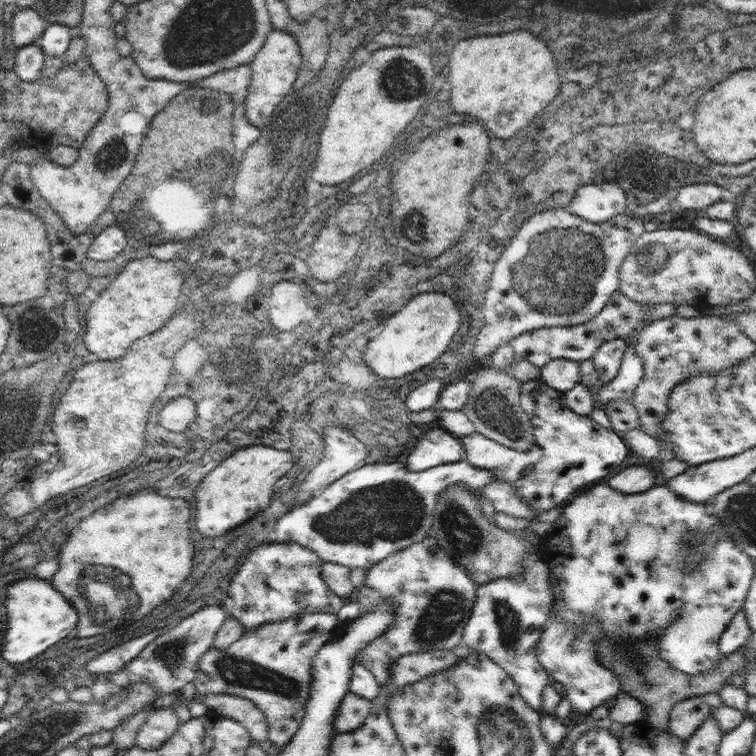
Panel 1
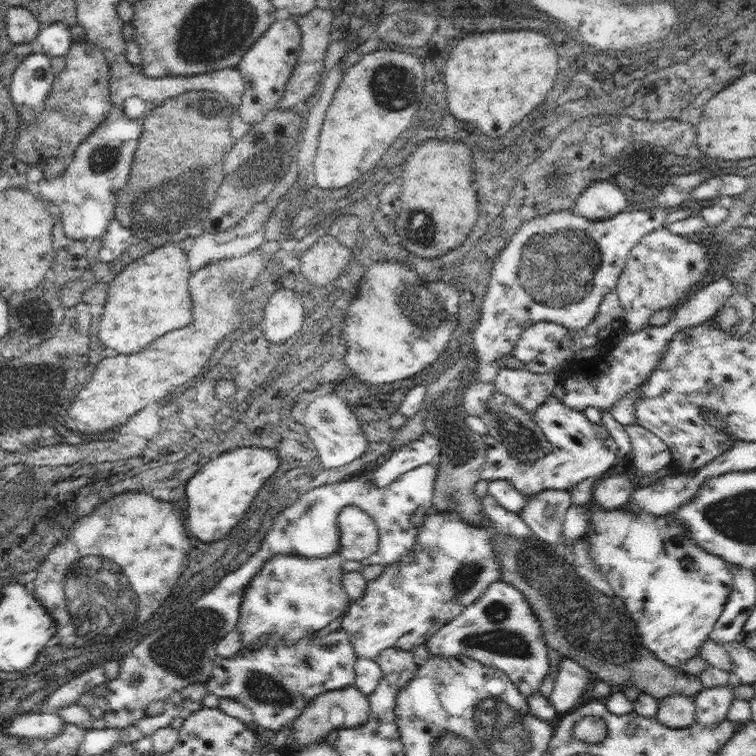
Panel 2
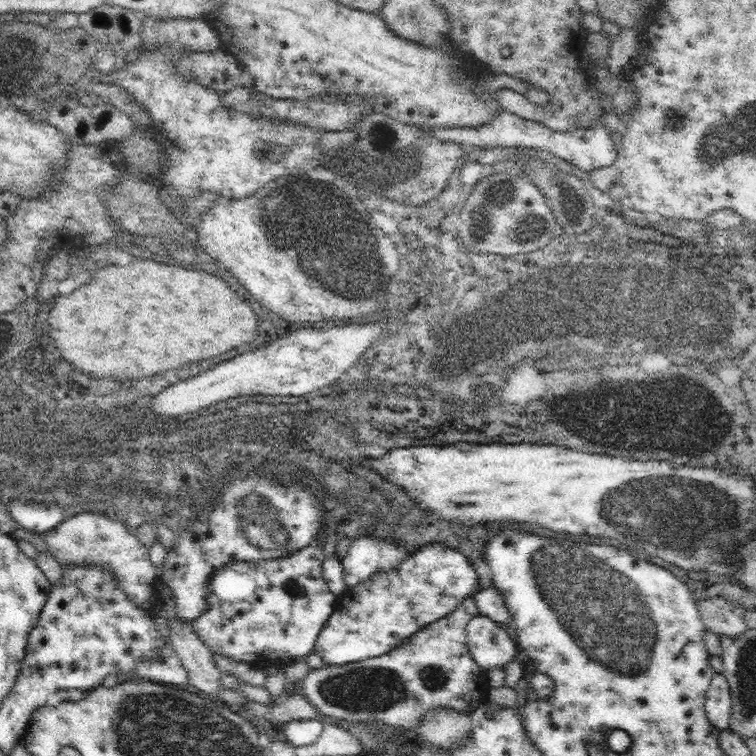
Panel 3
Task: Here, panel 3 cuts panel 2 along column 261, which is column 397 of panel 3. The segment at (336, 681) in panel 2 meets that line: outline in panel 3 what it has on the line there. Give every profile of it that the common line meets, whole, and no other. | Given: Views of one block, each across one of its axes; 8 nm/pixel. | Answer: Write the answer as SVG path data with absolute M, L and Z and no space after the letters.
M473 595L467 596L450 614L424 626L382 656L342 665L324 664L318 670L311 670L300 681L304 697L324 718L348 723L378 721L396 728L404 727L410 735L412 728L422 720L426 712L436 707L448 707L470 715L482 704L488 703L490 690L487 672L476 664L466 646L466 626L472 618L480 615Z

